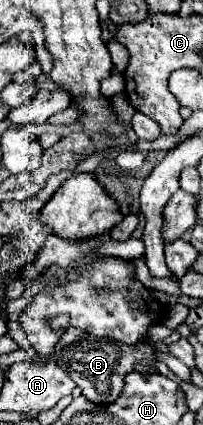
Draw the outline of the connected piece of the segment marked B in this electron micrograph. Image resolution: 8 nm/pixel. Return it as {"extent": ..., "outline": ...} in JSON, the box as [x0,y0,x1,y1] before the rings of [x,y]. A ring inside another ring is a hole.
{"extent":[47,328,155,404],"outline":[[[69,328],[63,338],[59,340],[59,346],[55,346],[55,352],[47,358],[55,358],[59,362],[59,366],[63,366],[63,370],[67,370],[67,374],[71,374],[73,382],[83,390],[83,394],[97,404],[111,404],[115,402],[115,398],[119,398],[121,390],[123,390],[123,378],[133,372],[135,364],[145,364],[149,368],[155,368],[155,354],[153,354],[153,346],[149,344],[121,344],[117,340],[109,340],[109,338],[95,338],[91,334],[83,334],[77,328]]]}

